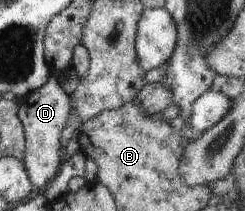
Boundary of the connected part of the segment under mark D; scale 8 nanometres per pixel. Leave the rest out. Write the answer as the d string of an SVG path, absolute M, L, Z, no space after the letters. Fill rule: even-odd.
M52 76L43 88L29 93L18 108L27 137L23 162L30 180L38 189L52 183L61 170L65 158L61 138L71 109L71 96L63 90L56 76Z

